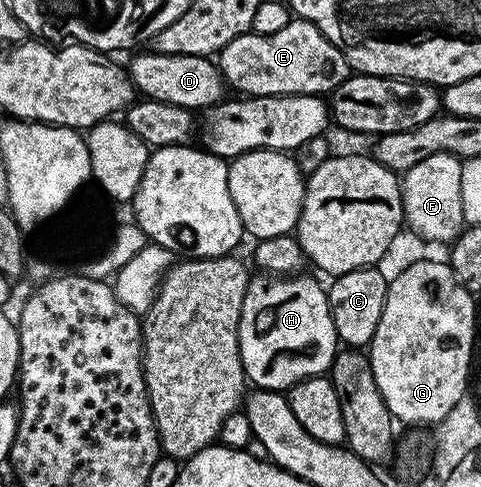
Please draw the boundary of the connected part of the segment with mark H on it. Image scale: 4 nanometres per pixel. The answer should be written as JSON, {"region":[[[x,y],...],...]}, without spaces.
{"region":[[[256,274],[249,279],[246,298],[242,298],[242,314],[238,326],[240,357],[245,377],[252,380],[257,389],[269,392],[284,392],[298,382],[311,376],[325,375],[331,369],[332,360],[338,351],[338,341],[334,330],[334,318],[330,314],[328,293],[325,285],[319,284],[309,274],[294,276],[274,276]]]}

